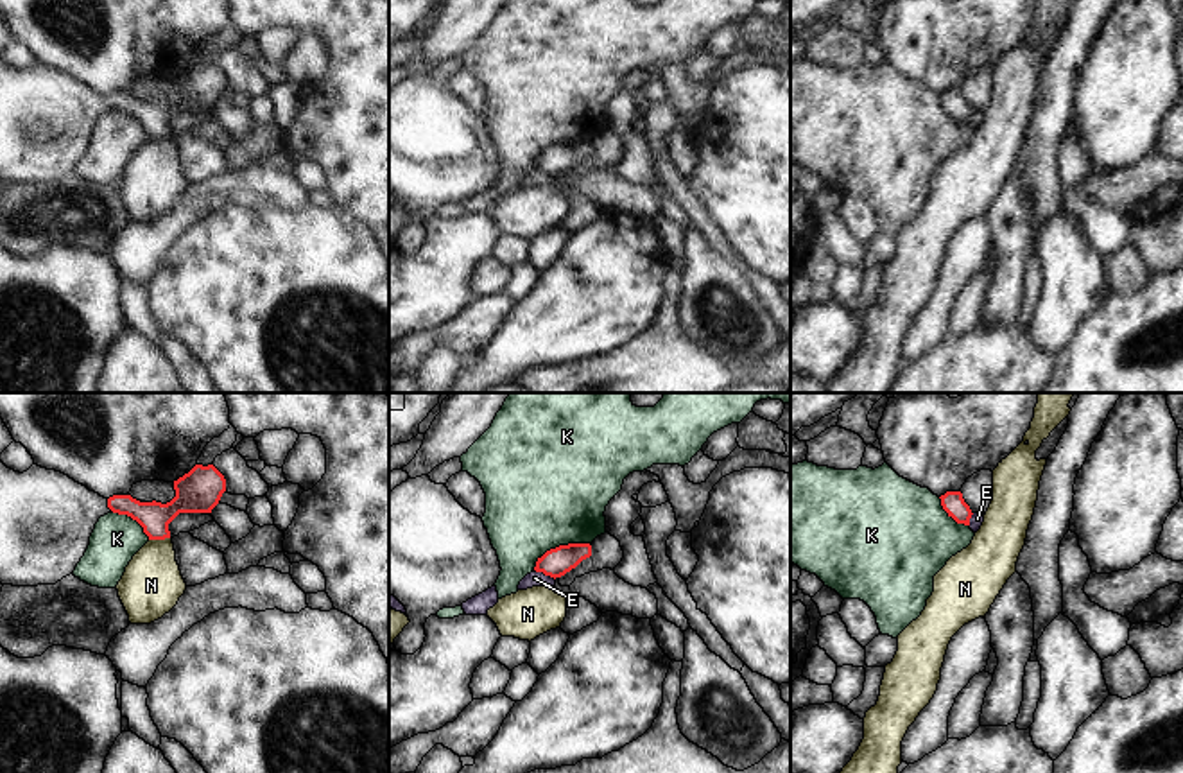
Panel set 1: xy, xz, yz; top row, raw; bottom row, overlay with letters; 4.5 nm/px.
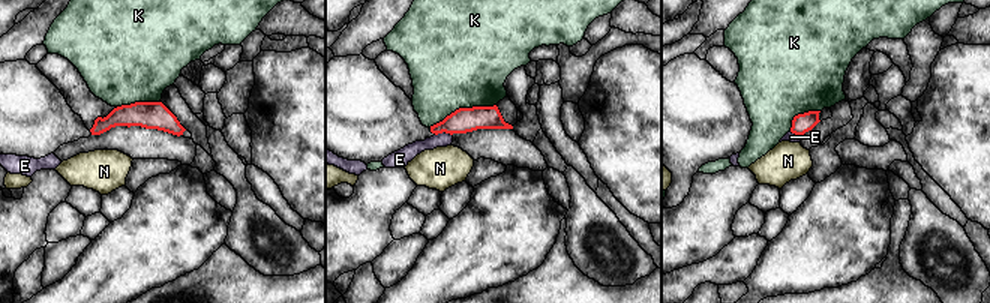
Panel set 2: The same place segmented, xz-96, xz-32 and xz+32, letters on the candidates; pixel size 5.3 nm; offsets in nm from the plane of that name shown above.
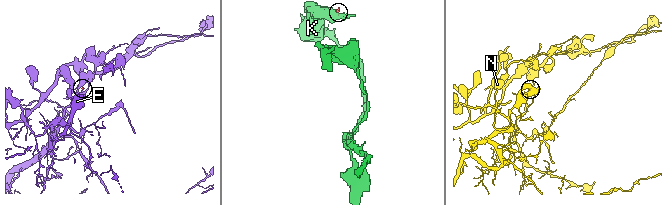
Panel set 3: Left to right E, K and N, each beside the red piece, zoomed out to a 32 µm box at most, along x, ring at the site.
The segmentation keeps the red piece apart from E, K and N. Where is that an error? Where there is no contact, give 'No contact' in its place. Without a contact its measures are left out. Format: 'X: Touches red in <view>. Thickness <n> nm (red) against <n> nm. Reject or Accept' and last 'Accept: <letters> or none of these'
E: Touches red in xz. Thickness 130 nm (red) against 70 nm. Reject
K: Touches red in xz. Thickness 130 nm (red) against 500 nm. Reject
N: Touches red in xy. Thickness 160 nm (red) against 280 nm. Reject
Accept: none of these.

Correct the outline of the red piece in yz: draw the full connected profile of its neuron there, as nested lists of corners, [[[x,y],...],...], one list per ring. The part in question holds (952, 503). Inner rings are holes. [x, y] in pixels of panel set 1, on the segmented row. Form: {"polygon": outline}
{"polygon": [[[946,491],[945,495],[939,497],[943,509],[952,517],[957,524],[970,525],[971,518],[971,509],[964,502],[961,491]]]}

